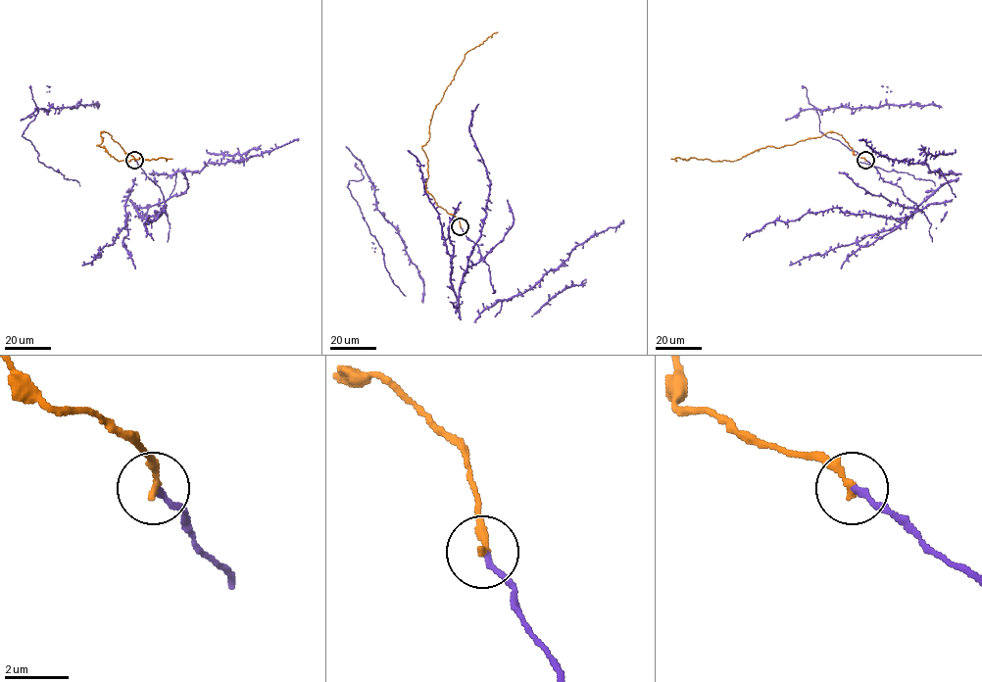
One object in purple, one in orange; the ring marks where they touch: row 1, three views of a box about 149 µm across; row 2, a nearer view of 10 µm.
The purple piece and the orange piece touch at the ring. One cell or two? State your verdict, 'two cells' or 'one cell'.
one cell

